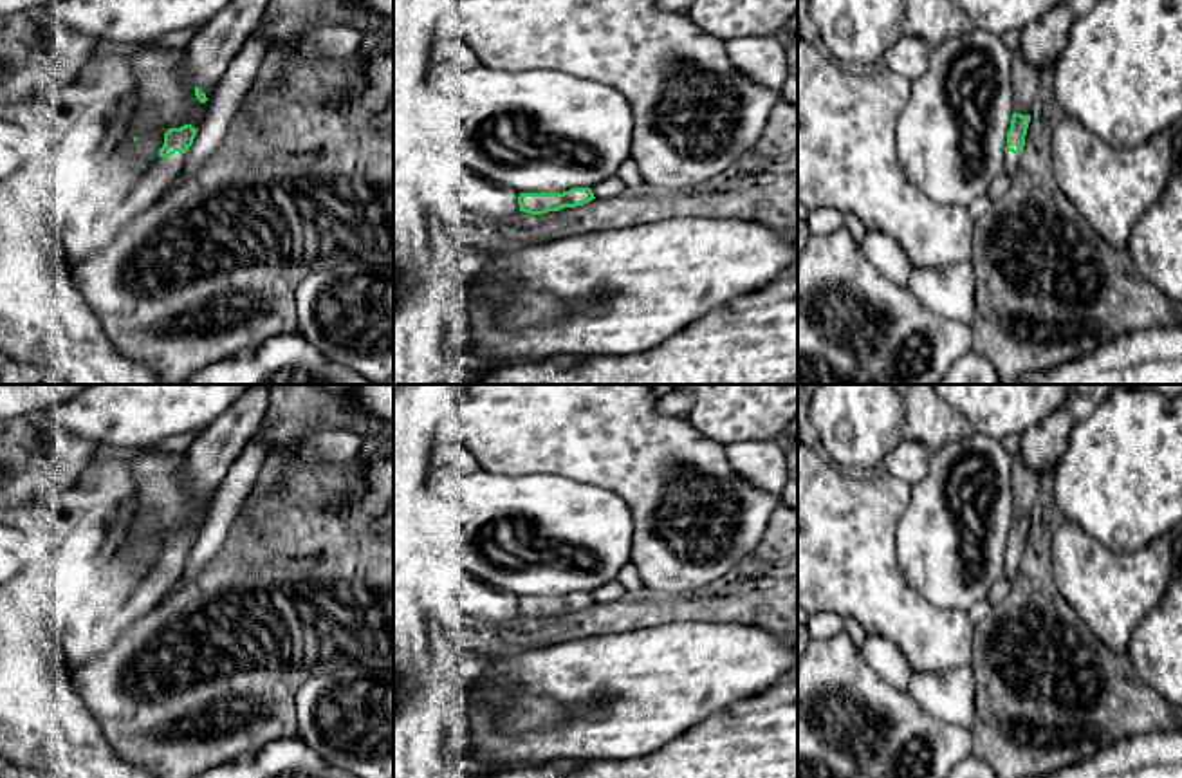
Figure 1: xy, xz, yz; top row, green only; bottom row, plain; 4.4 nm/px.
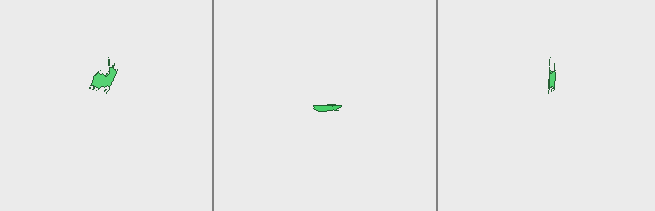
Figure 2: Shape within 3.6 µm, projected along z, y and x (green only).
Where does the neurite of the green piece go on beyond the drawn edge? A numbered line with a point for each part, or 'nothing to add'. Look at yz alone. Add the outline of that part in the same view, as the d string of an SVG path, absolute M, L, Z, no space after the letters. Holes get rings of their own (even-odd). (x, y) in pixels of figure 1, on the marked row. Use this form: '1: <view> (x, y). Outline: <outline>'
1: yz (1025, 78). Outline: M1018 51L1012 60L1012 90L1014 112L1030 116L1030 107L1036 97L1039 74Z
2: yz (1011, 159). Outline: M1005 152L1005 170L1014 175L1020 164L1020 155Z

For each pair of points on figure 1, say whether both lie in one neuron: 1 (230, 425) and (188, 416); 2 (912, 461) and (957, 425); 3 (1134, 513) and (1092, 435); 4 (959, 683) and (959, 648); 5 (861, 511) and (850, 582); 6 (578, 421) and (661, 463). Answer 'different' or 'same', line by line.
1: different
2: different
3: same
4: different
5: same
6: same

